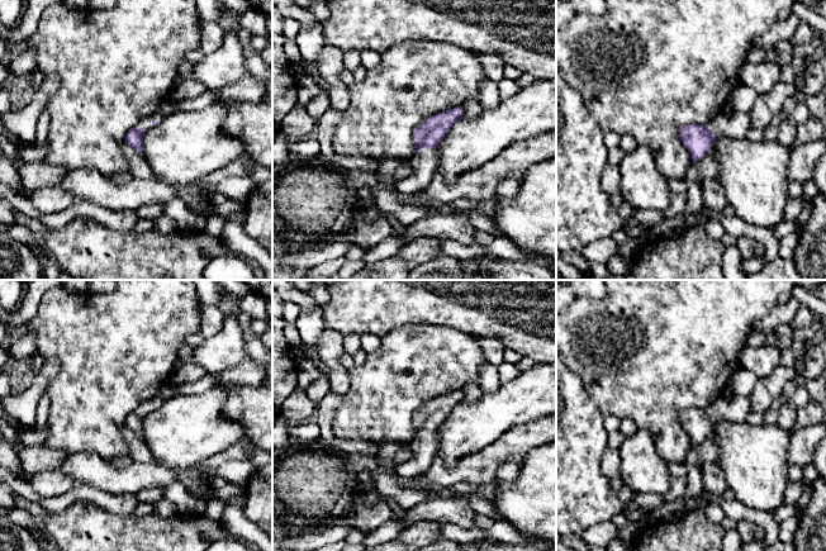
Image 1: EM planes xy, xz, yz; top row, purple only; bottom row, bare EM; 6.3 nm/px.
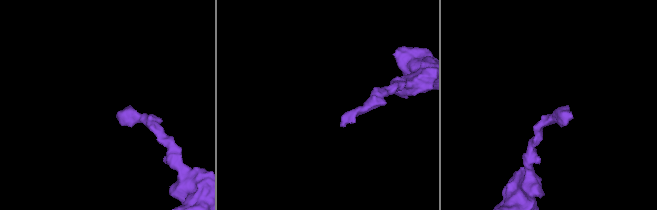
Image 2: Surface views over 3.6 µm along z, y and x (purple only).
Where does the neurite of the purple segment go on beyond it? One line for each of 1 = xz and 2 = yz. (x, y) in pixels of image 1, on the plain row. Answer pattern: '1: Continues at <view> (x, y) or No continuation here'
1: Continues at xz (425, 446)
2: Continues at yz (736, 411)

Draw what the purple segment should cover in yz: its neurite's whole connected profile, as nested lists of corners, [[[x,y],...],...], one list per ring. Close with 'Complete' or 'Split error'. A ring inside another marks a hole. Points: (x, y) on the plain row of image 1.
[[[736,395],[732,400],[717,398],[707,408],[688,408],[680,414],[680,423],[692,442],[699,446],[720,421],[742,423],[751,412],[747,396]]]. Split error

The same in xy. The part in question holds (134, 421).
[[[160,395],[143,402],[136,410],[128,414],[125,419],[125,427],[128,427],[134,433],[142,437],[143,432],[143,419],[149,413],[160,408],[163,403],[163,399]]]. Split error

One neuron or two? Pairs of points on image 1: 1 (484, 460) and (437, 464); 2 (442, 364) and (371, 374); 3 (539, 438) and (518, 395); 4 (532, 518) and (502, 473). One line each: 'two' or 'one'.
1: one
2: one
3: two
4: two

